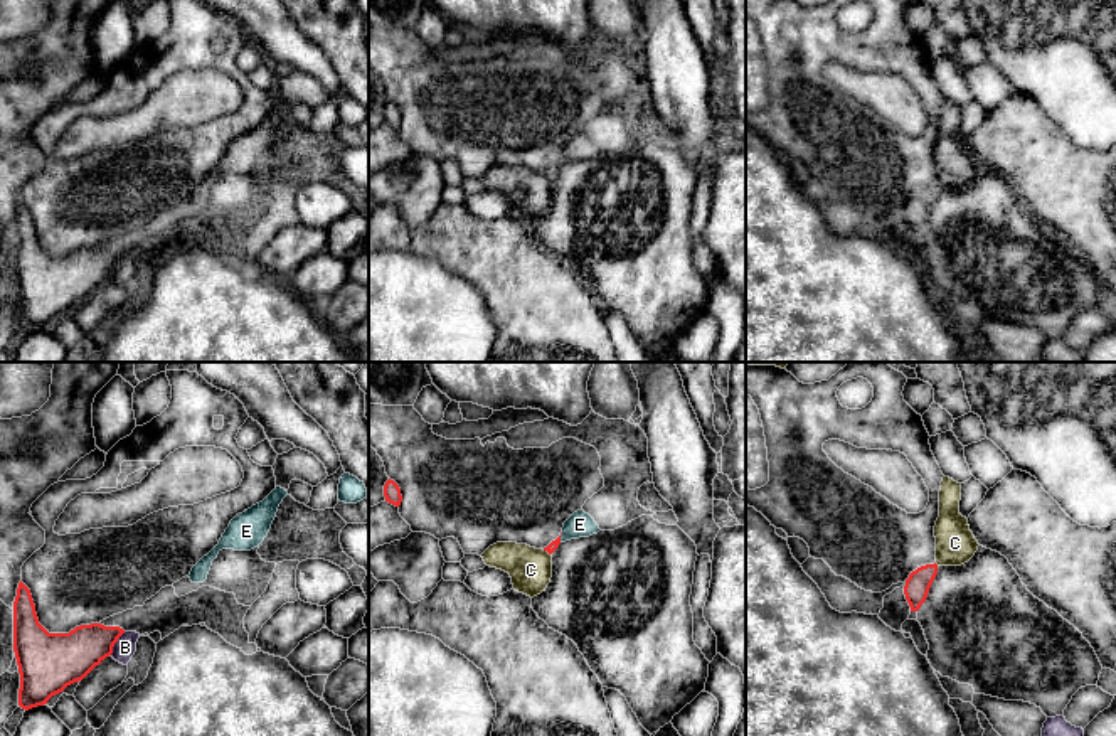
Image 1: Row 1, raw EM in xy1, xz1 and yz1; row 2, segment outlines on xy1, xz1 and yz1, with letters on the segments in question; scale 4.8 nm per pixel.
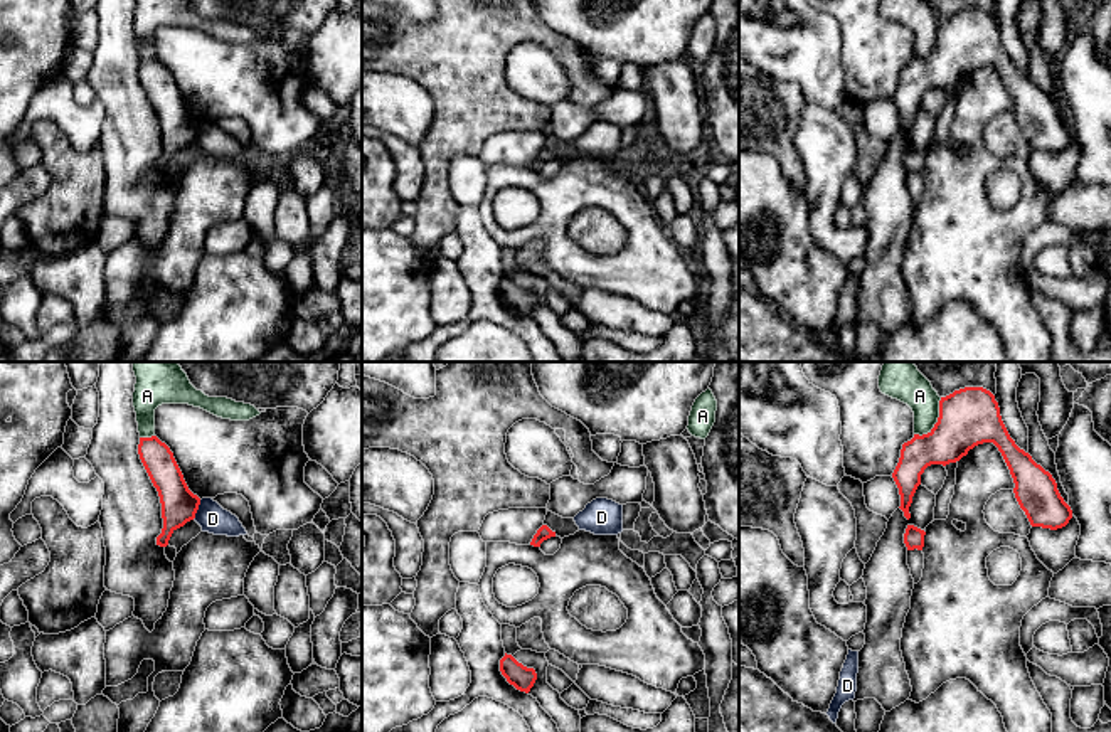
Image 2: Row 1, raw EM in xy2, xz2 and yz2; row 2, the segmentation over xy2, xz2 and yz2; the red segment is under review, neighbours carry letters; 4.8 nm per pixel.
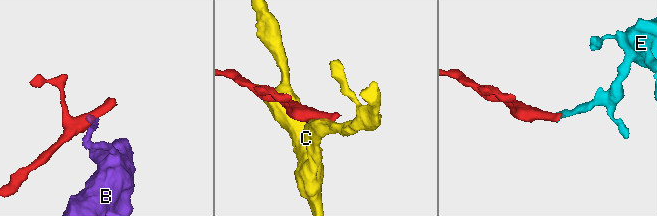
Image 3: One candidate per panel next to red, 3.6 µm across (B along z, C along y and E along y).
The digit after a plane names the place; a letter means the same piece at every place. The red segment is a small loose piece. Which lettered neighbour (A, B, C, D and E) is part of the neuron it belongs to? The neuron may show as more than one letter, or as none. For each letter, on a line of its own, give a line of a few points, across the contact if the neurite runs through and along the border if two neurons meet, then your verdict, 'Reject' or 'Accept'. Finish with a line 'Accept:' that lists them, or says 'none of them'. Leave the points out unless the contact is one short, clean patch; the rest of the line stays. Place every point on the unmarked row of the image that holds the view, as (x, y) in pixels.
A: Reject
B: Line: xy1 (125, 255), (110, 277). Reject
C: Reject
D: Line: xy2 (201, 123), (192, 142). Reject
E: Line: xz1 (554, 167), (559, 160), (579, 147). Accept
Accept: E

